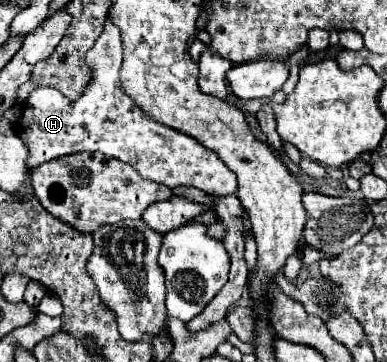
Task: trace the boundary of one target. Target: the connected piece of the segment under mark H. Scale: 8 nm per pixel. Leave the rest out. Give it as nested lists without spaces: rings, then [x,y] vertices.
[[[107,16],[101,36],[87,50],[91,82],[85,86],[83,94],[75,102],[67,100],[61,92],[55,92],[53,88],[37,88],[29,94],[19,120],[19,138],[29,148],[29,168],[67,154],[99,150],[105,156],[131,164],[143,178],[165,184],[169,188],[187,184],[215,196],[233,194],[237,190],[235,174],[217,158],[215,152],[207,150],[191,136],[179,134],[179,130],[167,128],[165,124],[151,120],[123,92],[123,84],[119,80],[121,62],[121,32]]]

